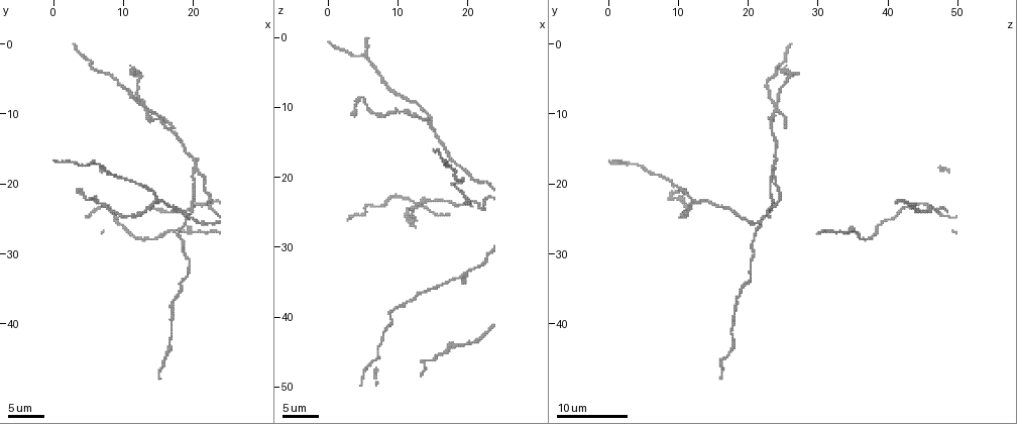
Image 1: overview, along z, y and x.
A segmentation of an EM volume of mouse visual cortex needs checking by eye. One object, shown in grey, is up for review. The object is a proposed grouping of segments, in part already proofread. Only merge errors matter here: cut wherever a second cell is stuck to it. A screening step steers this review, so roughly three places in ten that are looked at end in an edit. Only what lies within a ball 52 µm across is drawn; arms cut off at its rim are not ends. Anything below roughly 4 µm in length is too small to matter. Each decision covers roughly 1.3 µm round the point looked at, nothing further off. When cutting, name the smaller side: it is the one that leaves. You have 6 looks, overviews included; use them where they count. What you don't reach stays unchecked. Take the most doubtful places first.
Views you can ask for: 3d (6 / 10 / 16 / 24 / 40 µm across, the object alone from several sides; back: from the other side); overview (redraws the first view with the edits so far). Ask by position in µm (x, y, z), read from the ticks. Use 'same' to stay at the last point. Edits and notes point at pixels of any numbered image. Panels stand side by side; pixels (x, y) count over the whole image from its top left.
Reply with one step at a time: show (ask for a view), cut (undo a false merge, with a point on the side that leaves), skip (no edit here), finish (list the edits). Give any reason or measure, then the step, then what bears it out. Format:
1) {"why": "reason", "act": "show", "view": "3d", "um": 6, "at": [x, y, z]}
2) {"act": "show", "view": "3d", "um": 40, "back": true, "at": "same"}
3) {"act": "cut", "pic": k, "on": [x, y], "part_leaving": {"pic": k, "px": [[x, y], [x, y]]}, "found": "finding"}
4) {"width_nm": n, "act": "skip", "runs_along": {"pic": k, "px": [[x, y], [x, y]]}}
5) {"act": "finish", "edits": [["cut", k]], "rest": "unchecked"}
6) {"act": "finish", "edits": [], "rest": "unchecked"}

{"why": "three arms meet", "act": "show", "view": "3d", "um": 10, "at": [12.5, 8.5, 24.0]}

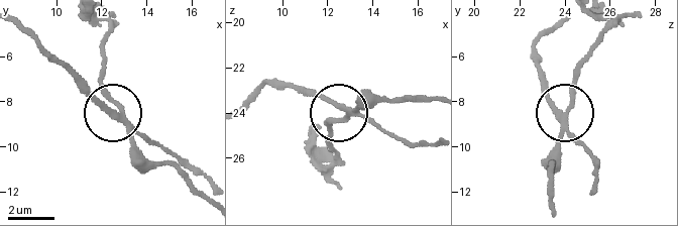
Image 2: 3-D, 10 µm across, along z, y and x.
{"width_nm": 220, "act": "cut", "pic": 2, "on": [149, 144], "found": "a second cell is stuck on"}

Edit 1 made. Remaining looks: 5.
{"act": "show", "view": "overview"}

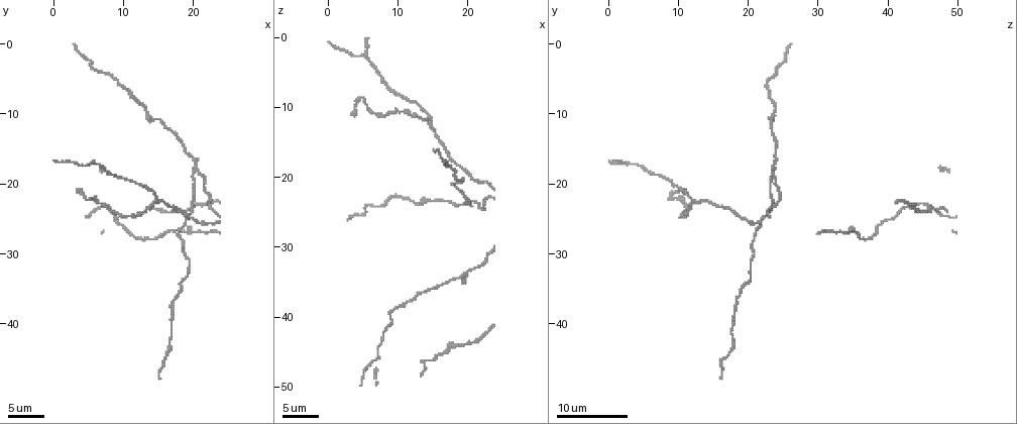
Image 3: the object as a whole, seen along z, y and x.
{"why": "three arms meet", "act": "show", "view": "3d", "um": 16, "at": [14.5, 22.5, 12.0]}

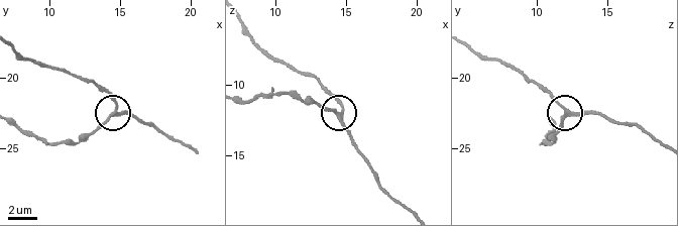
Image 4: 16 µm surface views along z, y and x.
{"arms": 3, "act": "skip", "found": "all the same cell"}

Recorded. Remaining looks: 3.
{"why": "three-way junction", "act": "show", "view": "3d", "um": 10, "at": [20.5, 18.0, 23.5]}

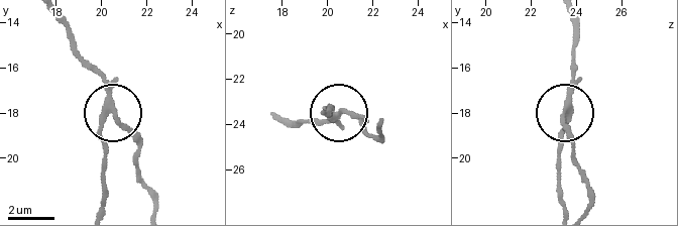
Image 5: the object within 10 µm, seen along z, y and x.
{"act": "show", "view": "3d", "um": 6, "at": [20.1, 18.1, 23.6]}

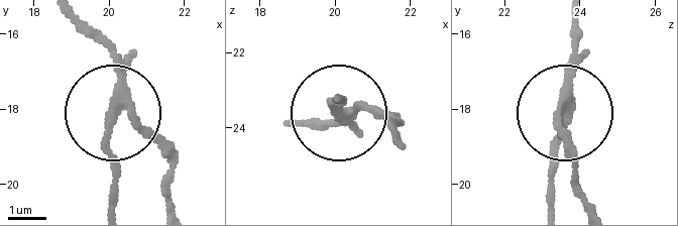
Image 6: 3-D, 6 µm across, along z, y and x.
{"act": "cut", "pic": 6, "on": [105, 146], "part_leaving": {"pic": 6, "px": [[117, 90], [108, 144], [117, 202]]}, "found": "two cells meet here"}

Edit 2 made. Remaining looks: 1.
{"act": "finish", "edits": [["cut", 2], ["cut", 6]], "rest": "unchecked"}

